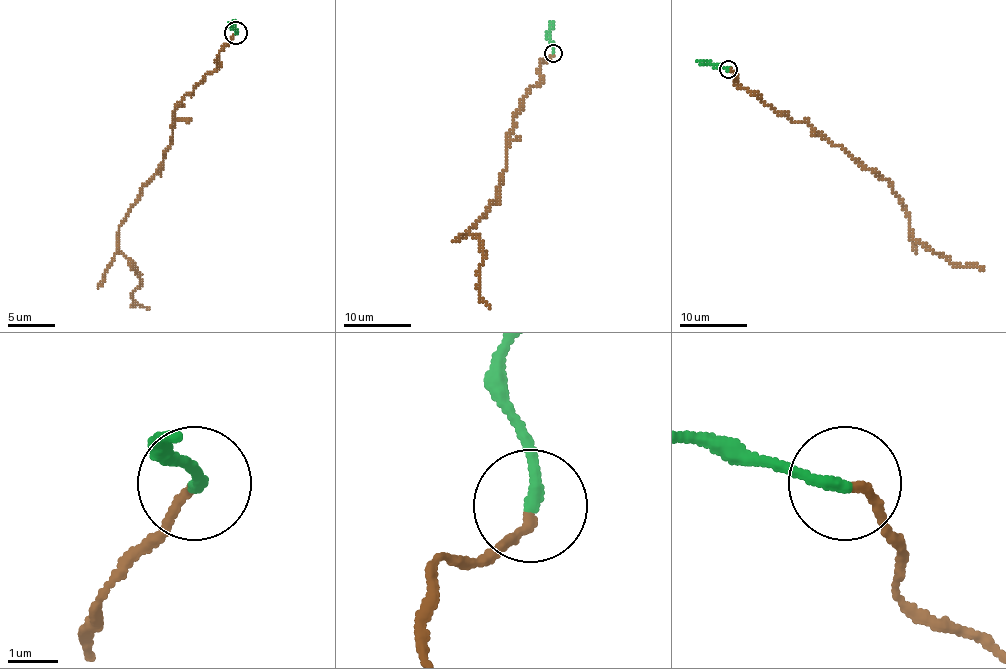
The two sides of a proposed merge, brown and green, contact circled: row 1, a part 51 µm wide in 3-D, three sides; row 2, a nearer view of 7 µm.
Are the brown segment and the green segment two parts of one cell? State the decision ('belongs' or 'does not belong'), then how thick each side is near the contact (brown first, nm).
belongs; 170 nm thick on the brown side, 240 nm on the other

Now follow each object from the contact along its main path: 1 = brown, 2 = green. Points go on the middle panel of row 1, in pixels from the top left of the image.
1: (552, 55), (541, 61), (539, 83), (512, 117), (500, 191), (468, 230), (480, 240), (480, 297), (490, 309)
2: (552, 53), (549, 29), (552, 21)

